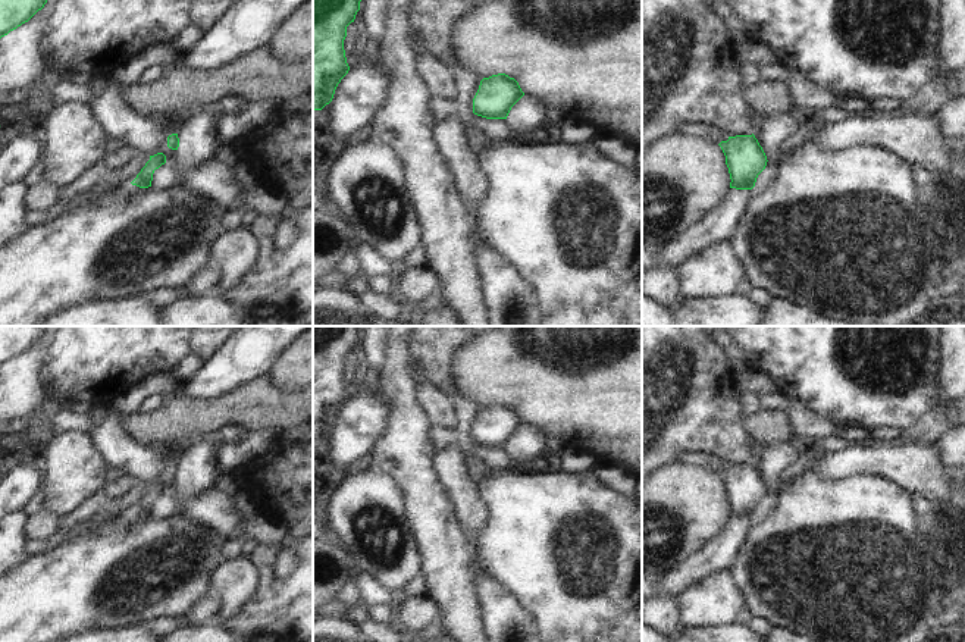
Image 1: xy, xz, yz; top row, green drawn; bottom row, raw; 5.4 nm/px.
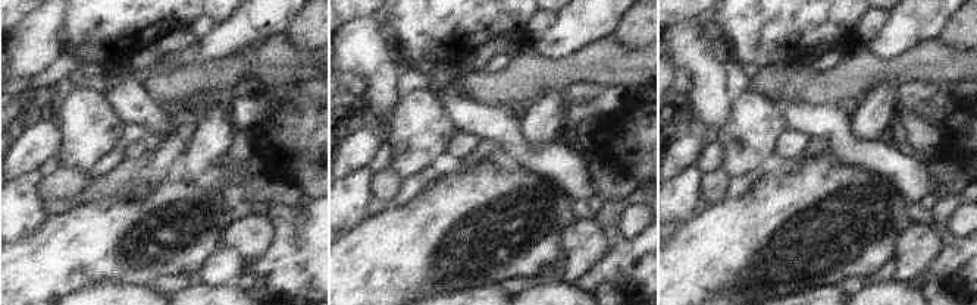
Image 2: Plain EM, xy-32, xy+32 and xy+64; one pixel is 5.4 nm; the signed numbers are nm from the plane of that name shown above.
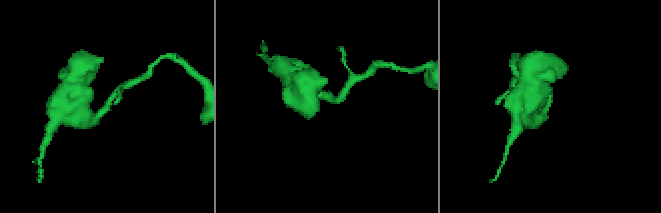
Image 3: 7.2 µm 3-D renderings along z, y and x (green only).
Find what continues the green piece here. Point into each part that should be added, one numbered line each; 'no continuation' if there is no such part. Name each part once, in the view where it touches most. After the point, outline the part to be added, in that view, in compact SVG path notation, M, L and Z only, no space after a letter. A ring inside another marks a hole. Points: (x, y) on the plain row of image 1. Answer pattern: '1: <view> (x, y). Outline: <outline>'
no continuation.

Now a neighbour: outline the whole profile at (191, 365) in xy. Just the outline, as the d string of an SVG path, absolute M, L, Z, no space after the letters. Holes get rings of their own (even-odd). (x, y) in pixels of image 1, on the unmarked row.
M194 354L188 356L178 369L181 382L188 382L204 367L204 364L204 360L201 360L200 357Z

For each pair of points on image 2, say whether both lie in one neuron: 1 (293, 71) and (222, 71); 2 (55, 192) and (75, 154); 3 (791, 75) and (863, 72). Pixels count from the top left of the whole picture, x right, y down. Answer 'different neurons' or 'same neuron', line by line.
1: same neuron
2: different neurons
3: same neuron

